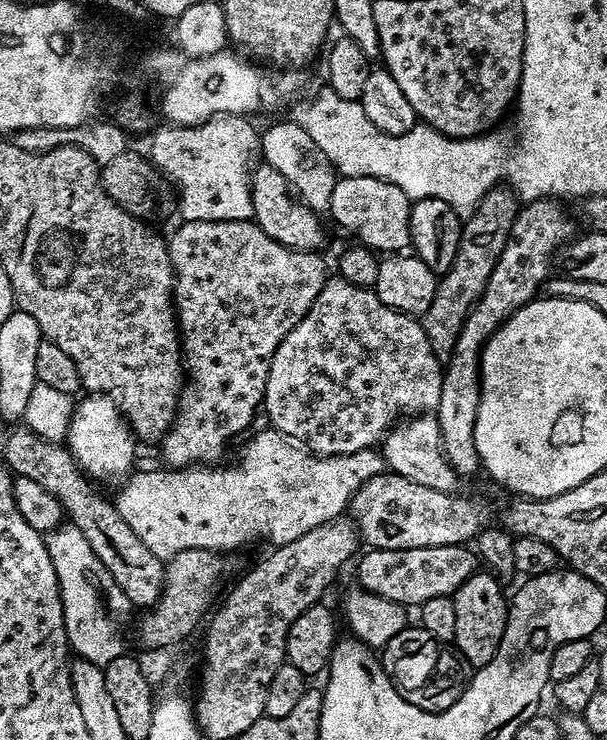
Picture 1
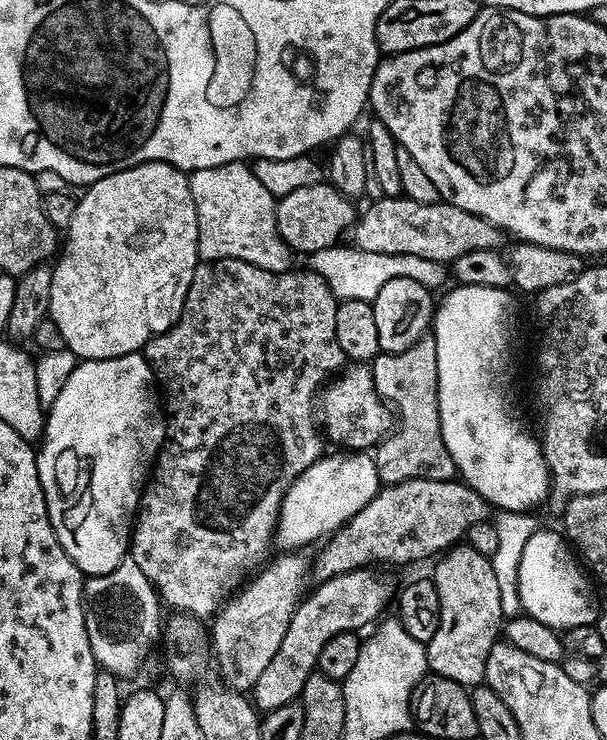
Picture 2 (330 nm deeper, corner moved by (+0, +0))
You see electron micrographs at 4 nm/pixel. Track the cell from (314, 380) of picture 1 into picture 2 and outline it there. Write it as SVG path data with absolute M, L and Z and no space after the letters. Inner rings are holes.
M352 362L323 389L318 400L318 420L323 435L341 449L372 450L392 431L394 412L376 393L371 367L364 362Z

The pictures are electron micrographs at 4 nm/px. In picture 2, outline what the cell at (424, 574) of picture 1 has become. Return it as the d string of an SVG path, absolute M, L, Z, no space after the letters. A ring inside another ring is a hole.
M370 571L347 572L330 578L324 584L316 584L313 592L309 591L296 605L286 638L282 638L282 646L278 646L274 658L270 658L270 666L262 670L254 689L254 704L261 713L274 710L291 700L299 700L300 691L306 686L306 678L317 671L316 663L318 654L322 654L322 646L326 646L334 634L361 630L381 615L379 612L387 606L391 596L393 599L394 592L388 589L382 577Z

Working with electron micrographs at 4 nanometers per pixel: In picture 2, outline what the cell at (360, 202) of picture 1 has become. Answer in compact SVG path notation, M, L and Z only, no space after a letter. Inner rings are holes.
M327 182L314 186L302 186L291 194L279 197L276 202L278 234L292 249L293 253L311 254L341 243L340 235L347 233L356 223L358 208L353 201Z

